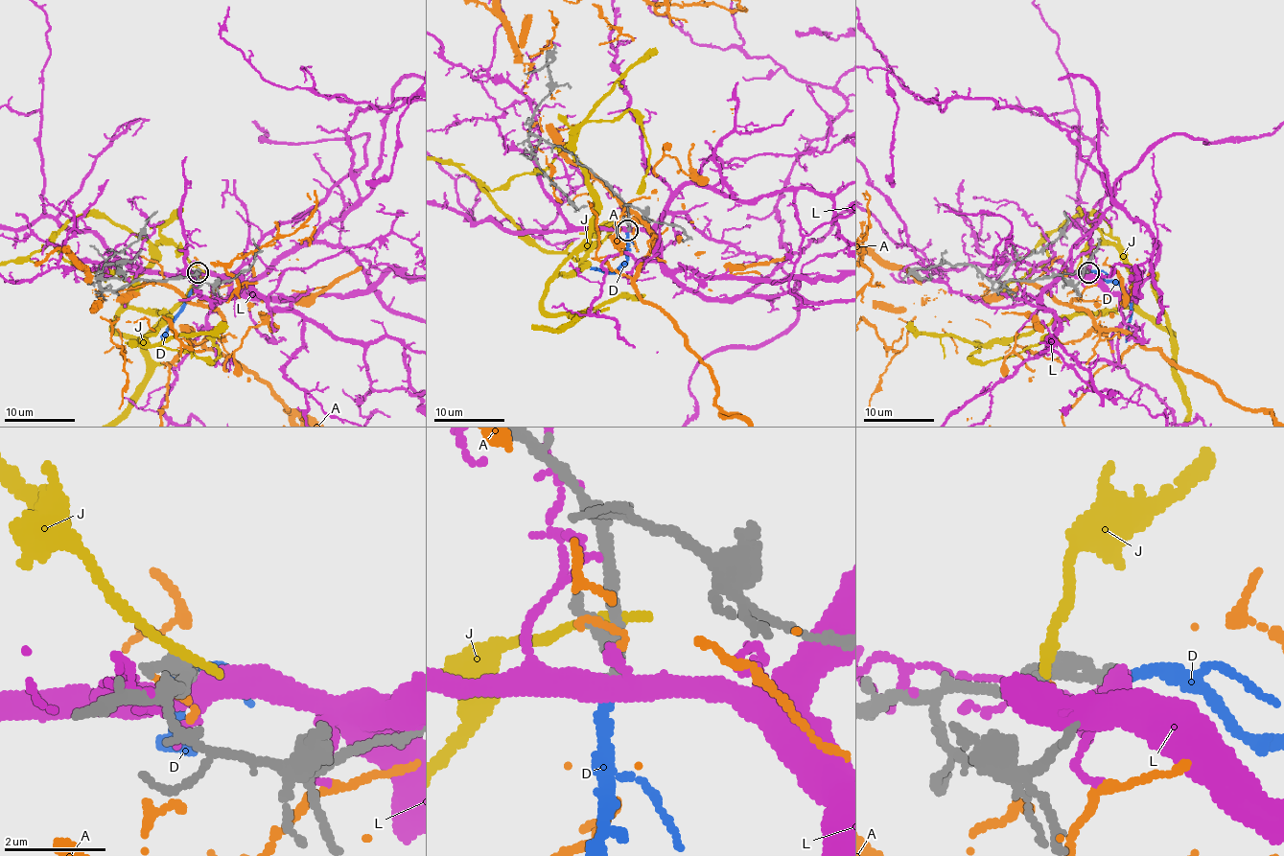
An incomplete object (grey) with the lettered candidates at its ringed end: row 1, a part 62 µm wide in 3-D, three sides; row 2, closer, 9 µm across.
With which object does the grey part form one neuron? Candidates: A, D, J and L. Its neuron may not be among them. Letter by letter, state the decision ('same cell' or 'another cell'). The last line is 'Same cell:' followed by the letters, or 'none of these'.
A: another cell
D: same cell
J: another cell
L: another cell
Same cell: D

